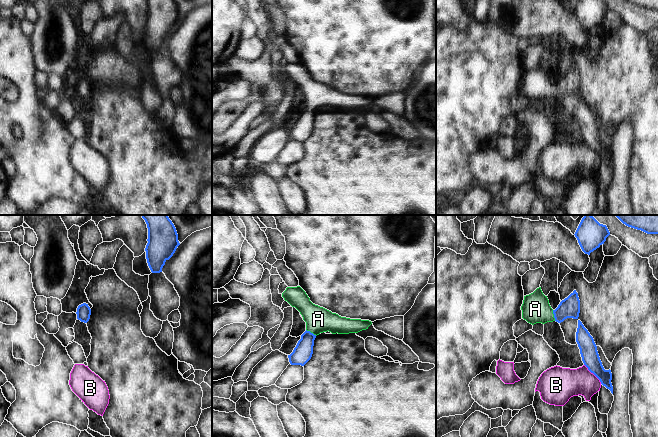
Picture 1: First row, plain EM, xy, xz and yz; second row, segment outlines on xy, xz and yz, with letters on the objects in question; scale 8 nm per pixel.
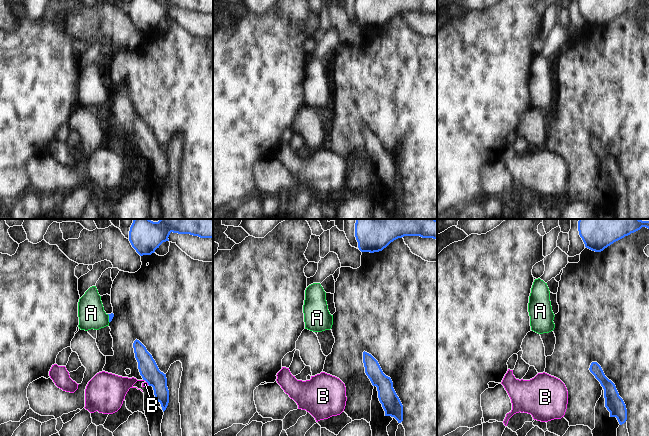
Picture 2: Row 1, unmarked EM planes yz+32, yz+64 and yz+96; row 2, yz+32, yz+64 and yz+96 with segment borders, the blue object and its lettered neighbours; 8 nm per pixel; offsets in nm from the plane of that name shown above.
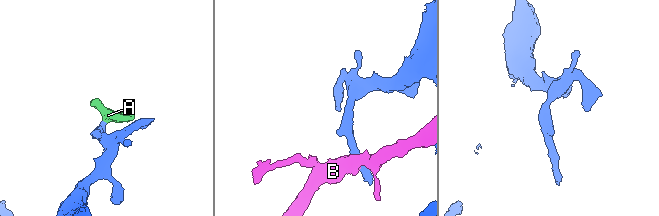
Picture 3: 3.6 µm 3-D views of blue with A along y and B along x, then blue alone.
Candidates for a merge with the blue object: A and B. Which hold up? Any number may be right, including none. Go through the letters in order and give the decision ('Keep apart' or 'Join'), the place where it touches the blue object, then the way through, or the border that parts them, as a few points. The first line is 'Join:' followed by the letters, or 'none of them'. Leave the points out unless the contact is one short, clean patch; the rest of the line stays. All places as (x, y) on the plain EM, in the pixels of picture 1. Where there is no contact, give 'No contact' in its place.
Join: A
A: Join. Touches blue at yz (554, 91). Path across: yz (569, 83), (559, 91), (554, 91), (548, 91), (535, 85)
B: Keep apart. Touches blue at yz (593, 149). Boundary: yz (584, 140), (601, 159).

